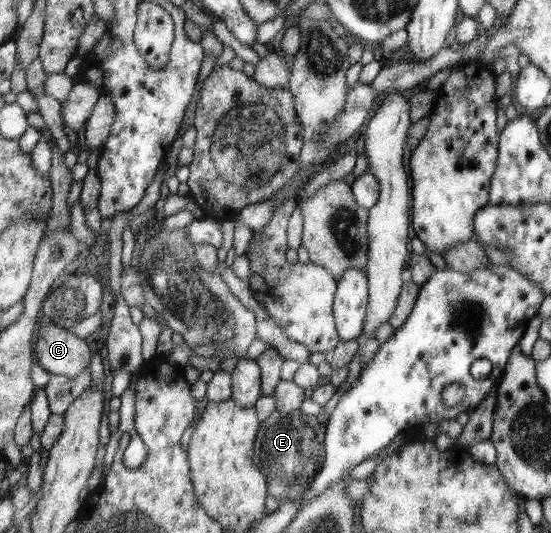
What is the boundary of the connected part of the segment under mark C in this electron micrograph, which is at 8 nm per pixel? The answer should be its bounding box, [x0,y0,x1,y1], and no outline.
[34,324,94,378]

